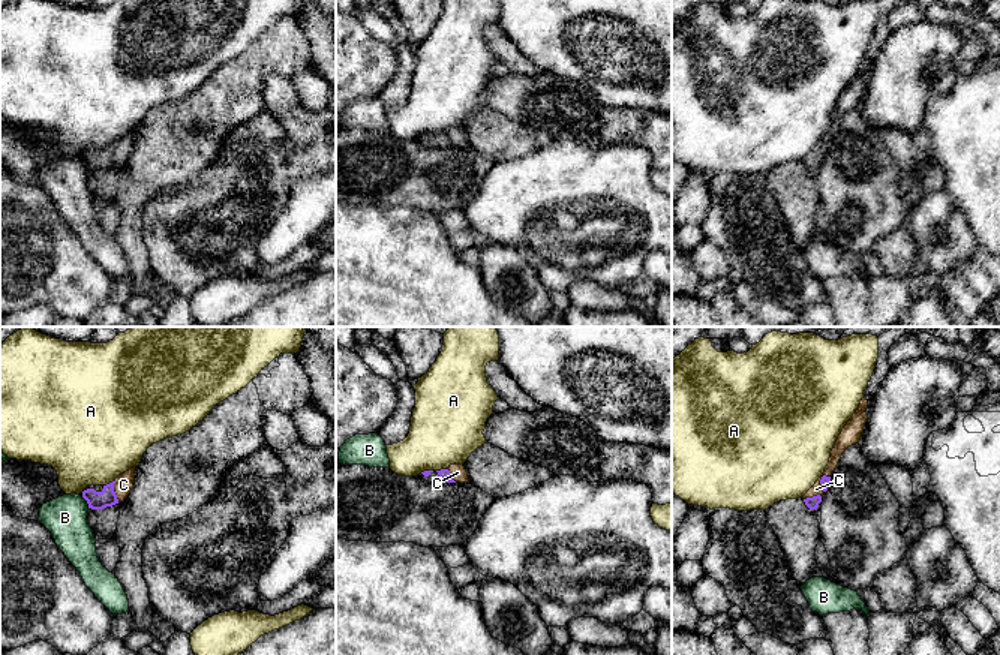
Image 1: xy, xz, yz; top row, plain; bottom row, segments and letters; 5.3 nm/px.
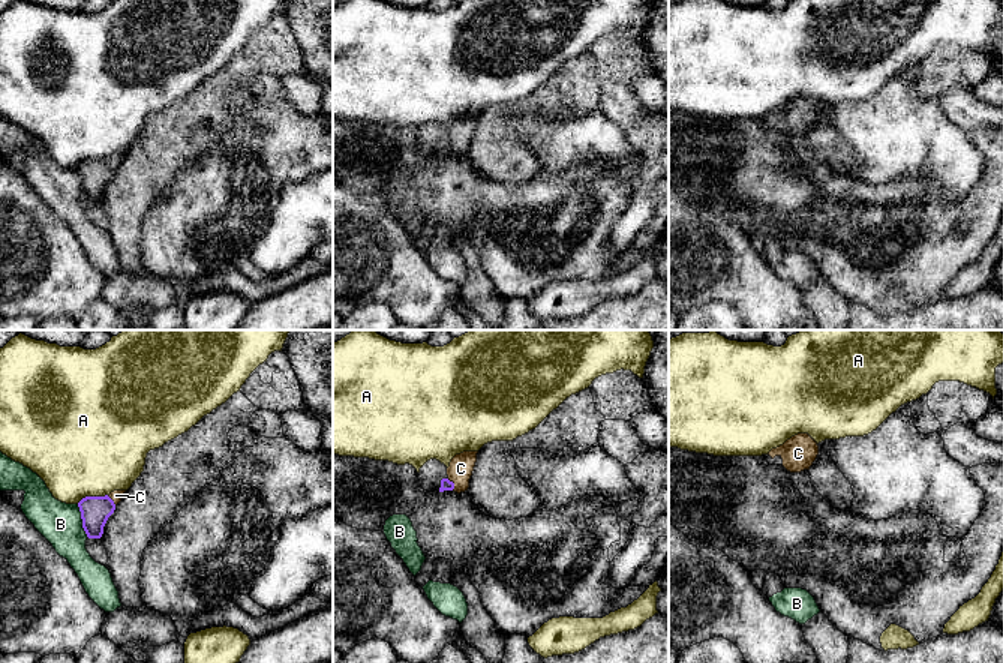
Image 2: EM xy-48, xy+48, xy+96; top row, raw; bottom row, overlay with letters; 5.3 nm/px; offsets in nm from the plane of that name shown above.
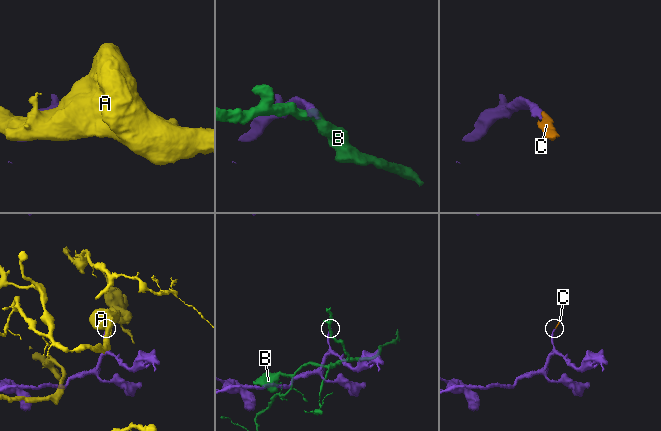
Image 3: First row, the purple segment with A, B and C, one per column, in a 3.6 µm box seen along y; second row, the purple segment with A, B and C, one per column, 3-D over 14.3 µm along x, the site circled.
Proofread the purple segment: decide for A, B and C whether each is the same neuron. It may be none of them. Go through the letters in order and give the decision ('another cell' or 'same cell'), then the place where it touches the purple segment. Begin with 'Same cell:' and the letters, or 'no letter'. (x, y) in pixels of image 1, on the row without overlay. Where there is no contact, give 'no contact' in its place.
Same cell: C
A: another cell | xy (110, 147)
B: another cell | xy (87, 167)
C: same cell | xy (114, 156)

